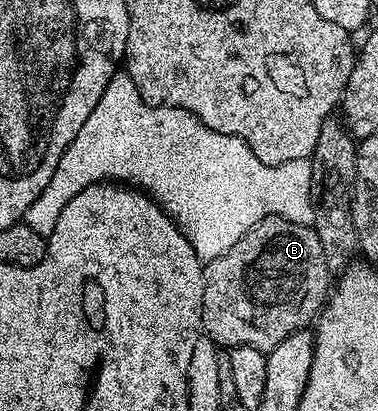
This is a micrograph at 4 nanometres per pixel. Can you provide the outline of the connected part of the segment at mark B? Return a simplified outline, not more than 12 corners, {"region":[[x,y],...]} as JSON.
{"region":[[267,217],[204,264],[202,332],[268,354],[329,296],[312,226]]}

